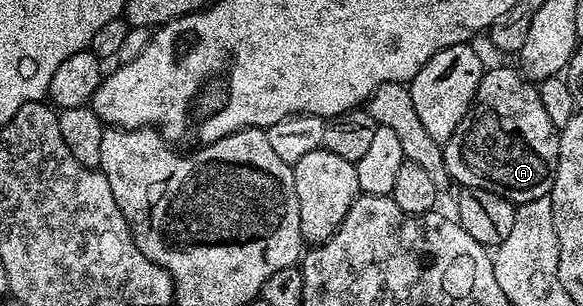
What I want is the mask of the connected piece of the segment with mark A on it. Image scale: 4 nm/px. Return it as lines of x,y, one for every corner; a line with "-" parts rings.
489,67
485,71
467,114
442,147
449,177
457,180
460,188
490,190
519,206
551,193
560,133
542,107
539,87
513,68

